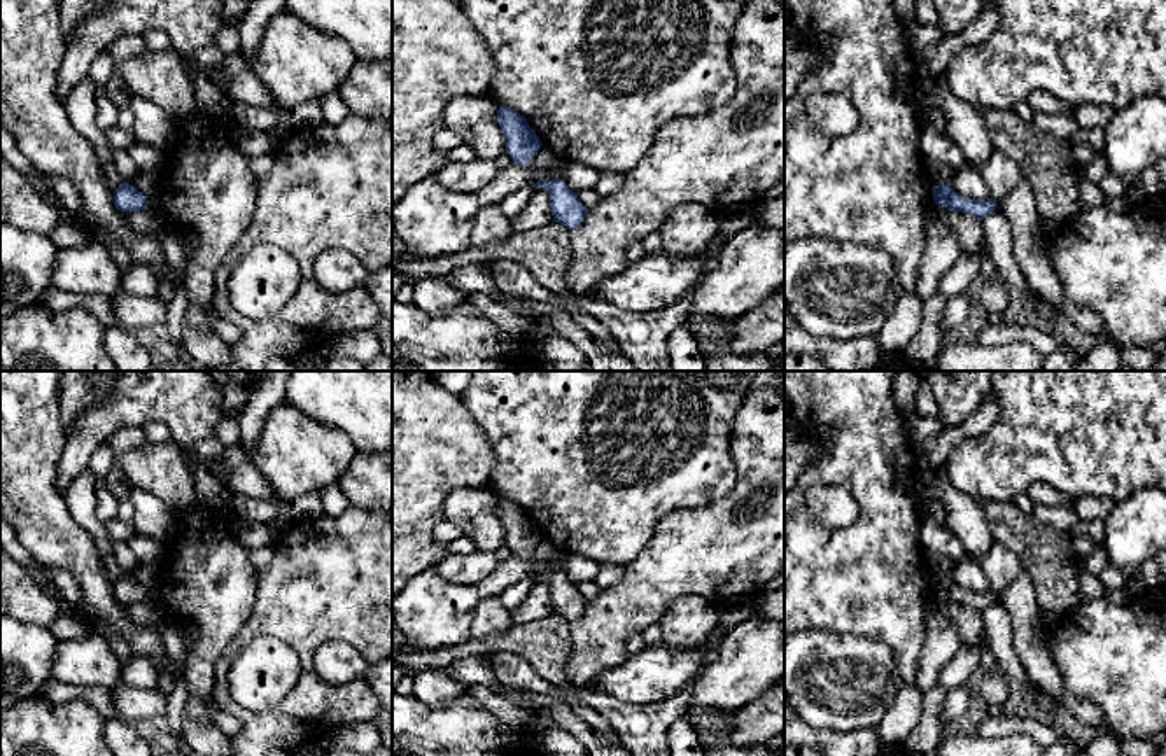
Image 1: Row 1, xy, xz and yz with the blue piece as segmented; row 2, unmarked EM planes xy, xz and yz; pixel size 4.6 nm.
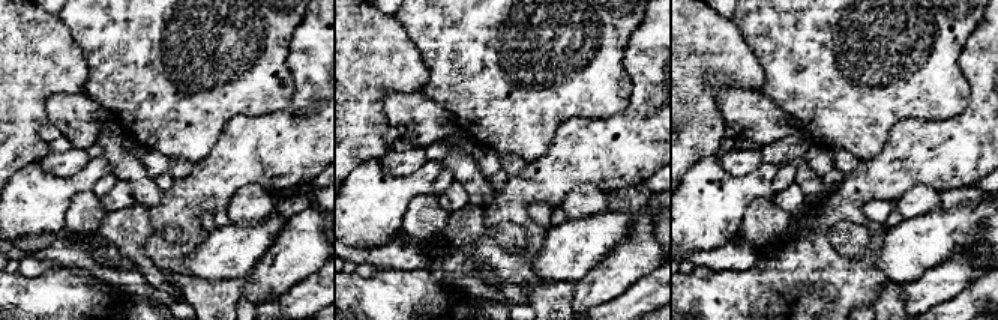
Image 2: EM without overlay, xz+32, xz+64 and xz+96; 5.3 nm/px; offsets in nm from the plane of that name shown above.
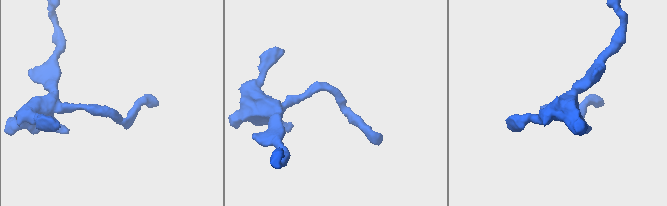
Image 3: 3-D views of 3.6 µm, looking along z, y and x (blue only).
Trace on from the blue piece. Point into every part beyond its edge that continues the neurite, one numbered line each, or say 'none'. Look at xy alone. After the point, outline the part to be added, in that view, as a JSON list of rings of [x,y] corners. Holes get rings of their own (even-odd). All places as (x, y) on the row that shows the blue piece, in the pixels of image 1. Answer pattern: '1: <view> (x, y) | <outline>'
none

